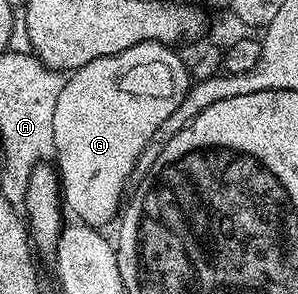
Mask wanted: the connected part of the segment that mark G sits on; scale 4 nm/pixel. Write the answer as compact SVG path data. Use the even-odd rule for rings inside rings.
M148 40L142 44L136 44L131 46L127 50L123 50L119 54L114 56L104 56L103 58L95 58L95 62L87 62L87 66L77 69L66 79L63 90L59 94L59 102L55 102L55 118L53 119L53 151L52 155L57 156L55 159L55 167L59 173L59 187L63 197L63 204L66 209L69 208L74 212L76 219L83 224L91 224L94 226L105 226L109 219L116 217L119 212L119 205L122 203L121 191L125 188L125 183L131 180L133 176L133 167L137 164L139 154L143 154L143 146L147 146L147 142L151 138L151 134L155 133L155 130L172 113L175 108L183 102L183 98L187 95L189 87L191 85L190 72L187 67L186 61L181 61L176 56L174 49L167 44L156 44Z

